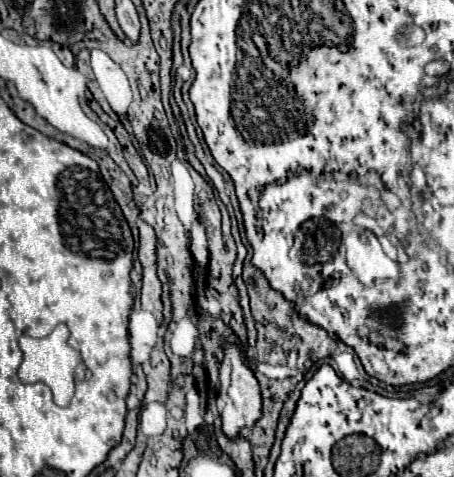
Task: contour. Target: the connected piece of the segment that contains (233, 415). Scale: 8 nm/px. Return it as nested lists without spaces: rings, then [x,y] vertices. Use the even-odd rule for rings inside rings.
[[[225,341],[223,343],[225,357],[219,367],[219,405],[221,405],[221,417],[223,417],[223,431],[229,437],[237,437],[243,427],[253,427],[261,413],[261,391],[259,383],[251,371],[251,367],[243,361],[239,343]]]

